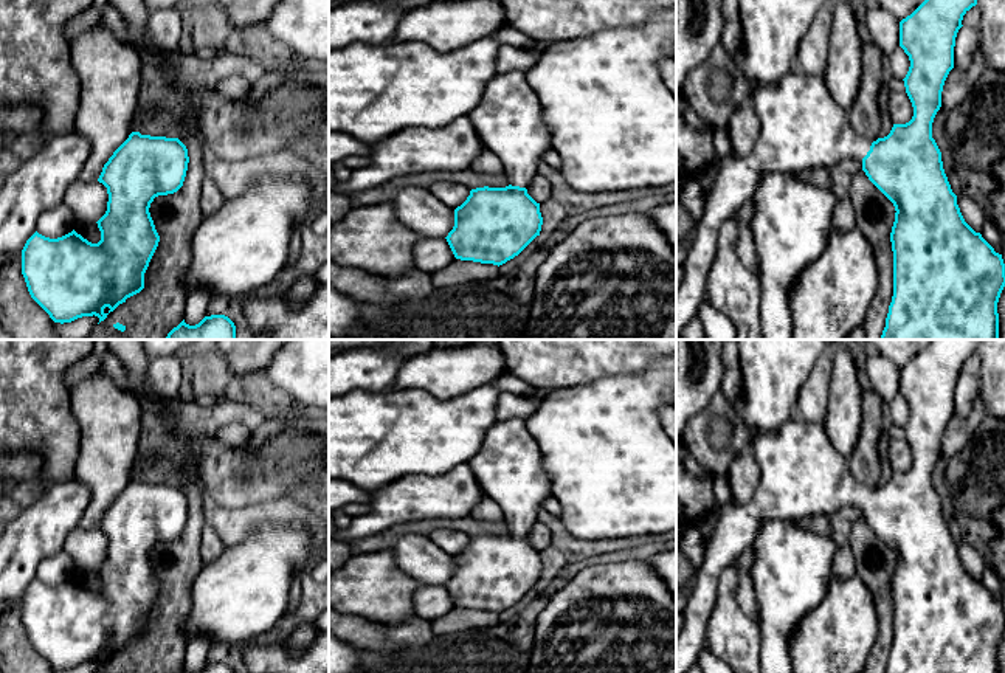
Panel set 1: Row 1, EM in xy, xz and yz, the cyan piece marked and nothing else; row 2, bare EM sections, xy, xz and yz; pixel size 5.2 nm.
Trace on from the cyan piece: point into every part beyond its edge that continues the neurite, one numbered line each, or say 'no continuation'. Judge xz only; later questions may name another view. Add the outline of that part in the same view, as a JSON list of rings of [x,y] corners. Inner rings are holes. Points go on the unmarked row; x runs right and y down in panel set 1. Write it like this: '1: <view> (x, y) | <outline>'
1: xz (509, 469) | [[[496,420],[468,467],[484,495],[502,509],[509,532],[527,535],[552,485],[524,420]]]

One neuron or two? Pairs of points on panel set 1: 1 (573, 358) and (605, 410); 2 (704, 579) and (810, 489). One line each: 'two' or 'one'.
1: two
2: one

